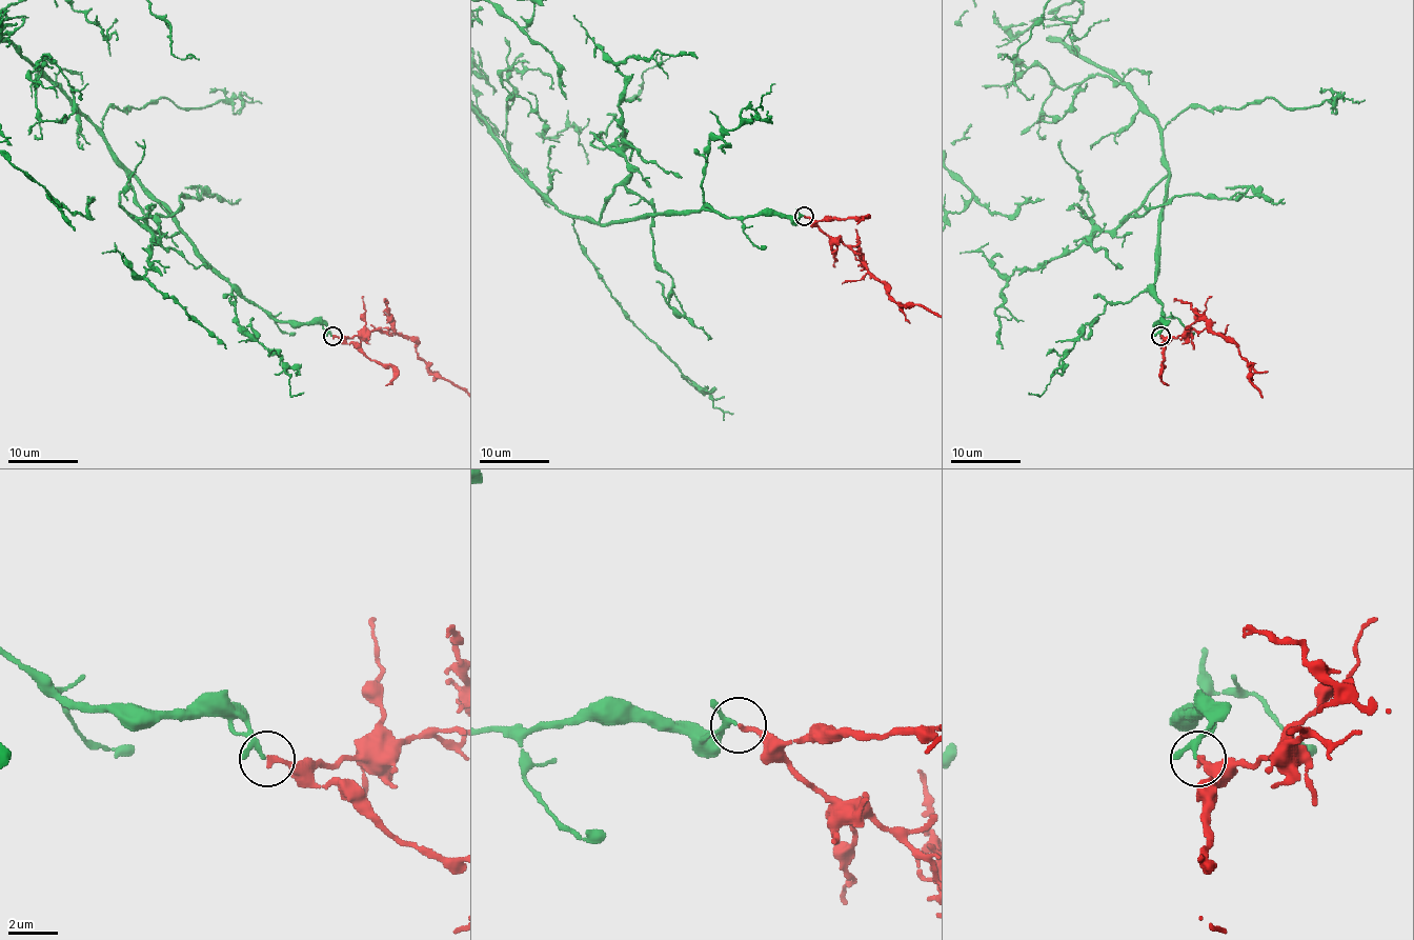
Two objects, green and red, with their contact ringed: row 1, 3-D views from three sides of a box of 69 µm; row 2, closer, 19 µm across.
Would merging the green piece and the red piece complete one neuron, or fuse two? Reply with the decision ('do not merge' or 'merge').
merge

